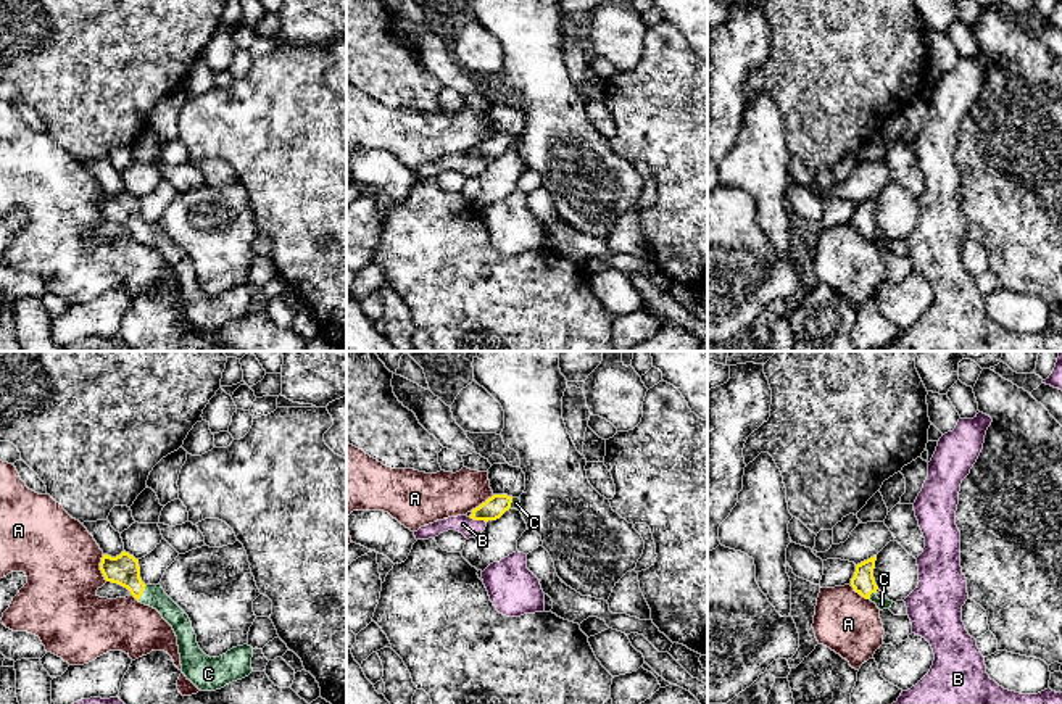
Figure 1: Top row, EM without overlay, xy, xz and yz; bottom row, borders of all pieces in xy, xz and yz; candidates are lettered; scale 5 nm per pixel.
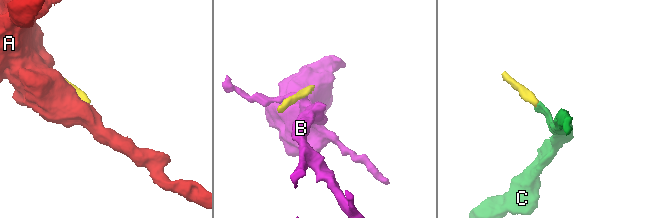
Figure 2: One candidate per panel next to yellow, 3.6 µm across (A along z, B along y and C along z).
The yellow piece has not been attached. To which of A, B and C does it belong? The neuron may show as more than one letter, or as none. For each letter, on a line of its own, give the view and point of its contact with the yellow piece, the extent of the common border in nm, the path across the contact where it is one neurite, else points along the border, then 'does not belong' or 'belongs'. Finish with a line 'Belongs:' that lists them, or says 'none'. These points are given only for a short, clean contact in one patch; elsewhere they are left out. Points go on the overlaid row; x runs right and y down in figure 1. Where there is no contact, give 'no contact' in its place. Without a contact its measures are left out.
A: xy (100, 567) | 140 nm | does not belong
B: xz (477, 519) | 90 nm | along xz (469, 516), (485, 522) | does not belong
C: xy (142, 592) | 90 nm | across xy (123, 569), (142, 592), (153, 595) | belongs
Belongs: C

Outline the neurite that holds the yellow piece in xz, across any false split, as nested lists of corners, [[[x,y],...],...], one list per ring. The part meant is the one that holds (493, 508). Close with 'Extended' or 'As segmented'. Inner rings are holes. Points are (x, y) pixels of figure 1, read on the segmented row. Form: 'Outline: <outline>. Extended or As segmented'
Outline: [[[493,495],[479,507],[472,509],[472,514],[469,517],[474,520],[488,522],[500,519],[509,509],[521,511],[521,499],[508,495]]]. Extended

